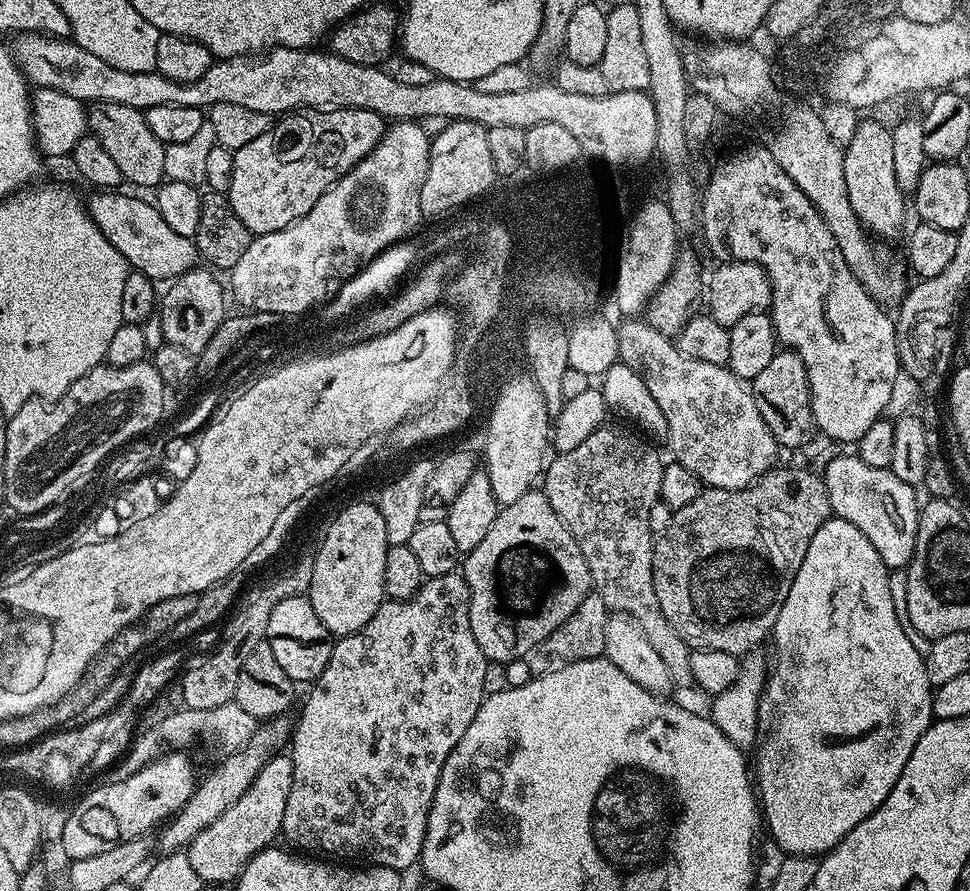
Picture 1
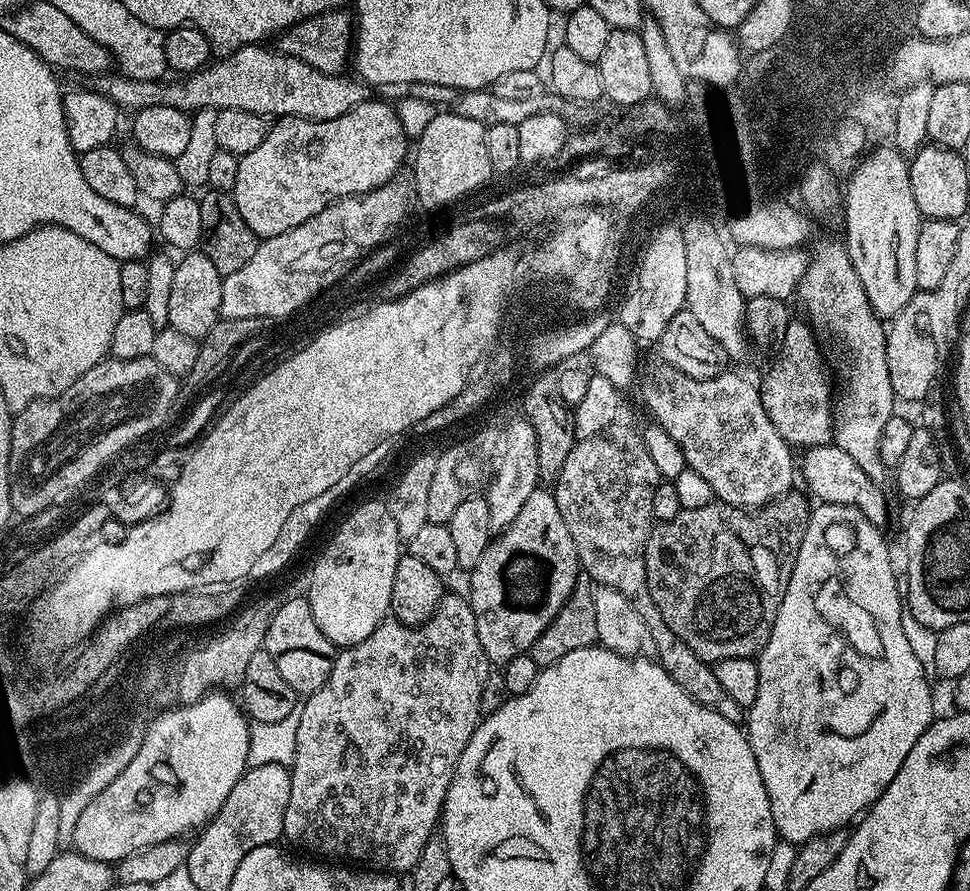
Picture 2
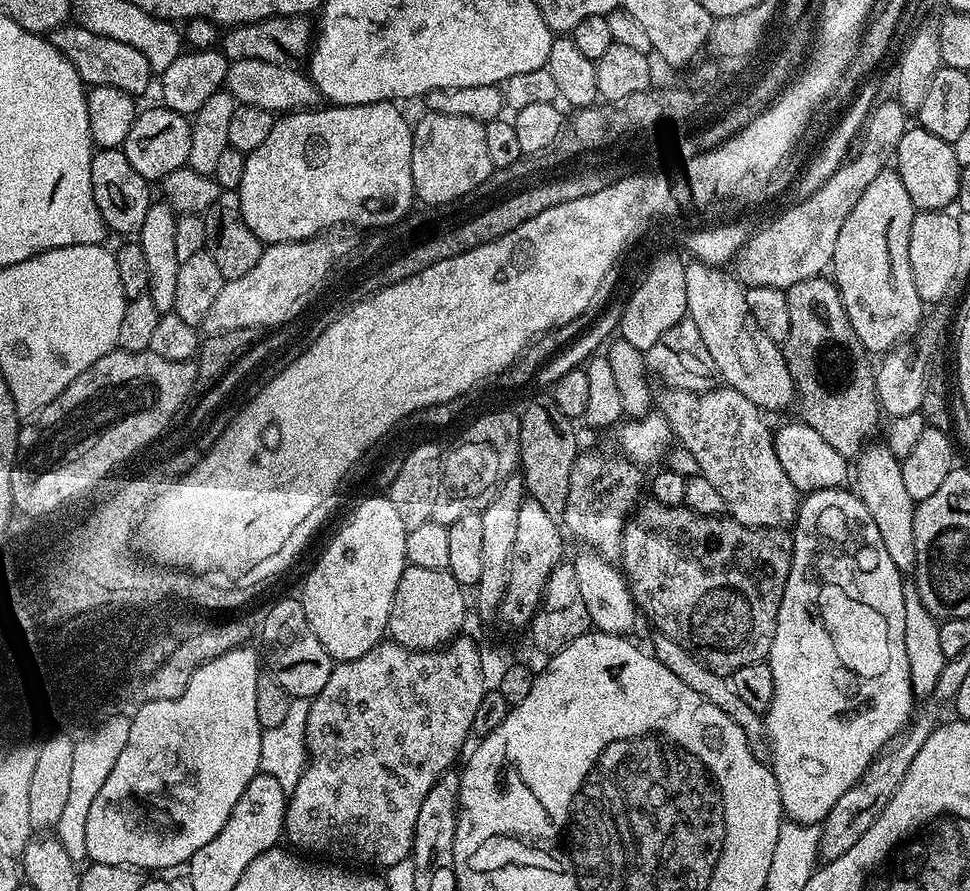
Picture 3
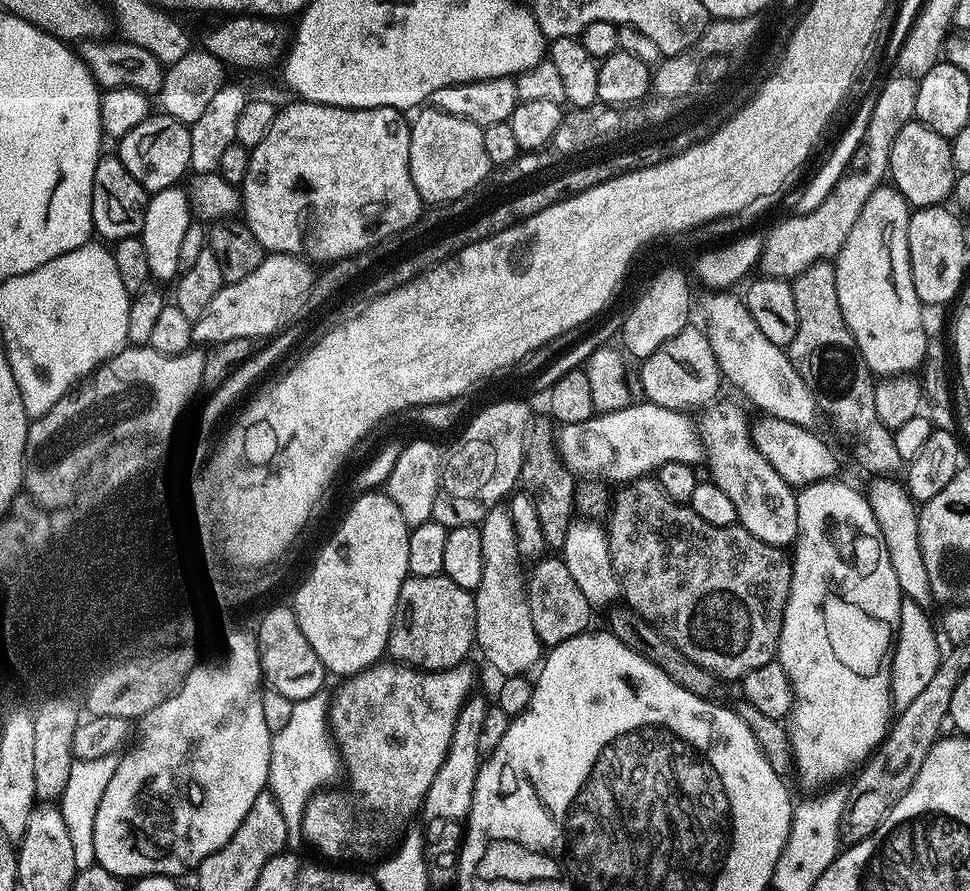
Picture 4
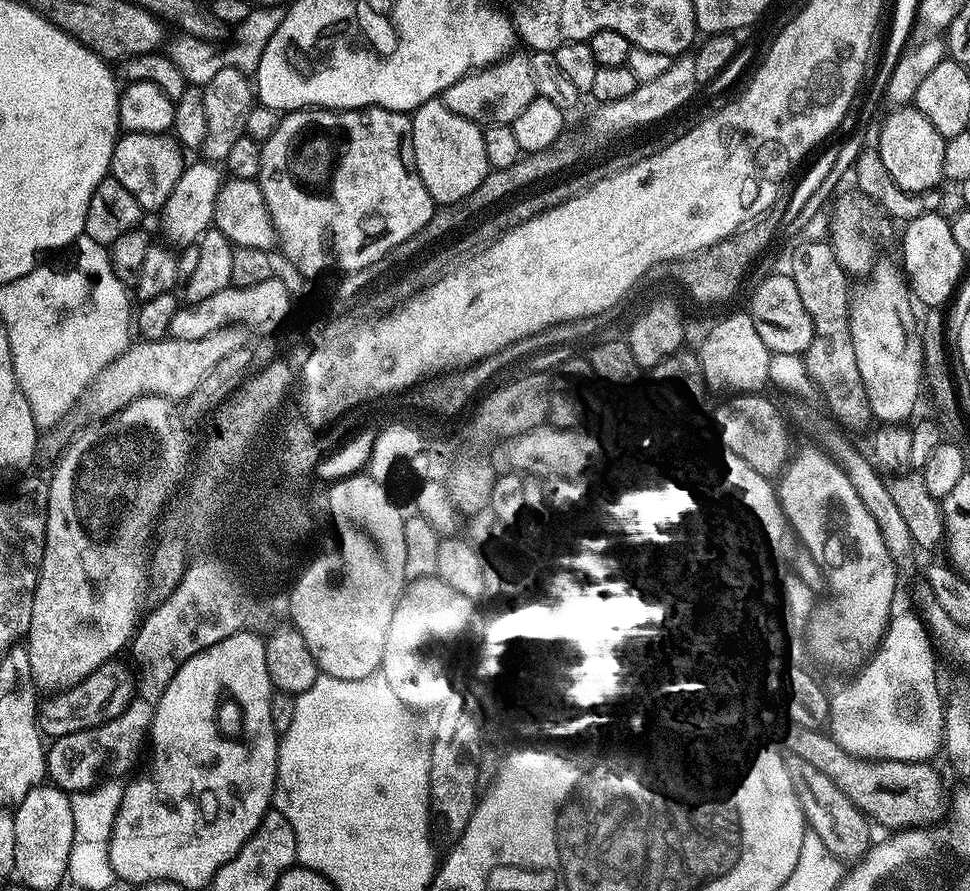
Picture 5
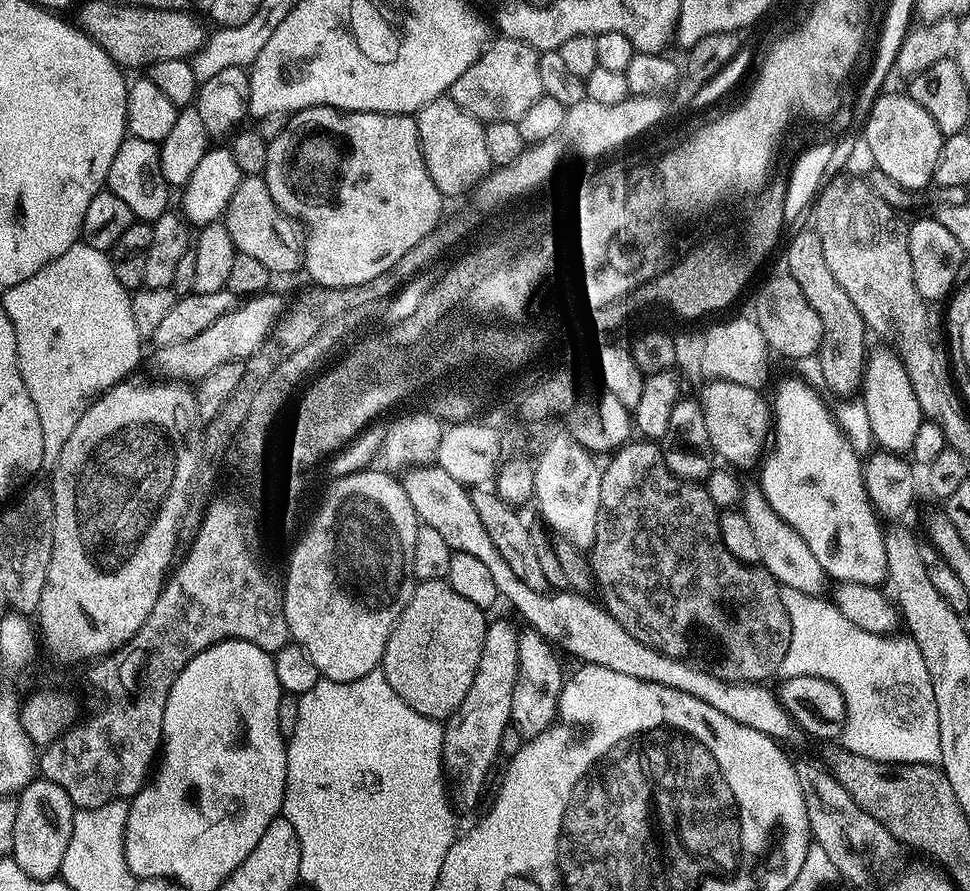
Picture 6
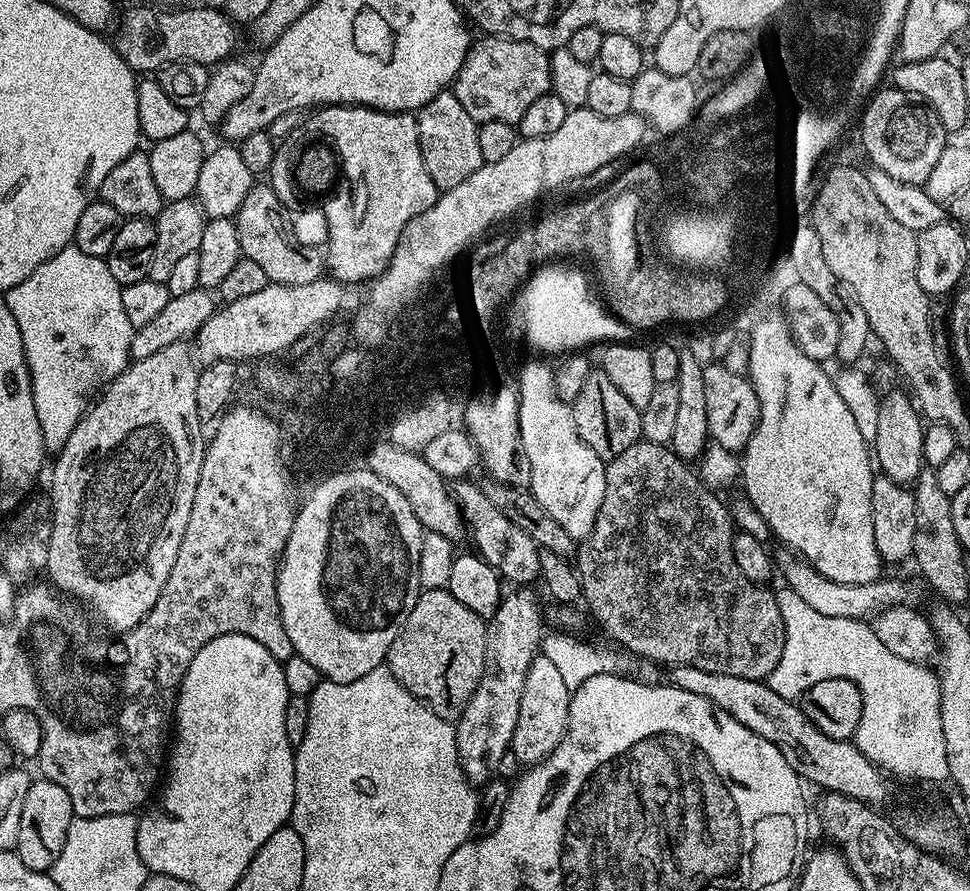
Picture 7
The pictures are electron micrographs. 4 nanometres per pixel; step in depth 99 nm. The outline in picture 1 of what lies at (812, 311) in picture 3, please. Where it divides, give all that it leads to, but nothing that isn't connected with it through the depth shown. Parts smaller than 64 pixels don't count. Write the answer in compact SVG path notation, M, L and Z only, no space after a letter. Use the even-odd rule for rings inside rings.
M777 351L776 356L762 371L750 381L754 402L757 403L762 421L769 427L770 434L779 447L800 448L814 433L812 422L812 395L808 385L806 366L797 352Z

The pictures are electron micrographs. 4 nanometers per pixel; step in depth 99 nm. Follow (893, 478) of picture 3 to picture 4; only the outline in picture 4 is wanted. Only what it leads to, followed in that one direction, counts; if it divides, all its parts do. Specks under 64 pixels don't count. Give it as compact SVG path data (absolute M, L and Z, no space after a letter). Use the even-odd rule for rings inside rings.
M876 478L867 489L868 505L878 522L878 530L882 534L882 542L886 542L886 554L890 554L890 566L894 566L894 575L898 578L898 586L903 599L913 600L915 604L927 605L932 600L930 590L930 573L926 570L926 561L922 559L922 542L920 541L920 514L918 506L909 496L907 489L890 478Z

